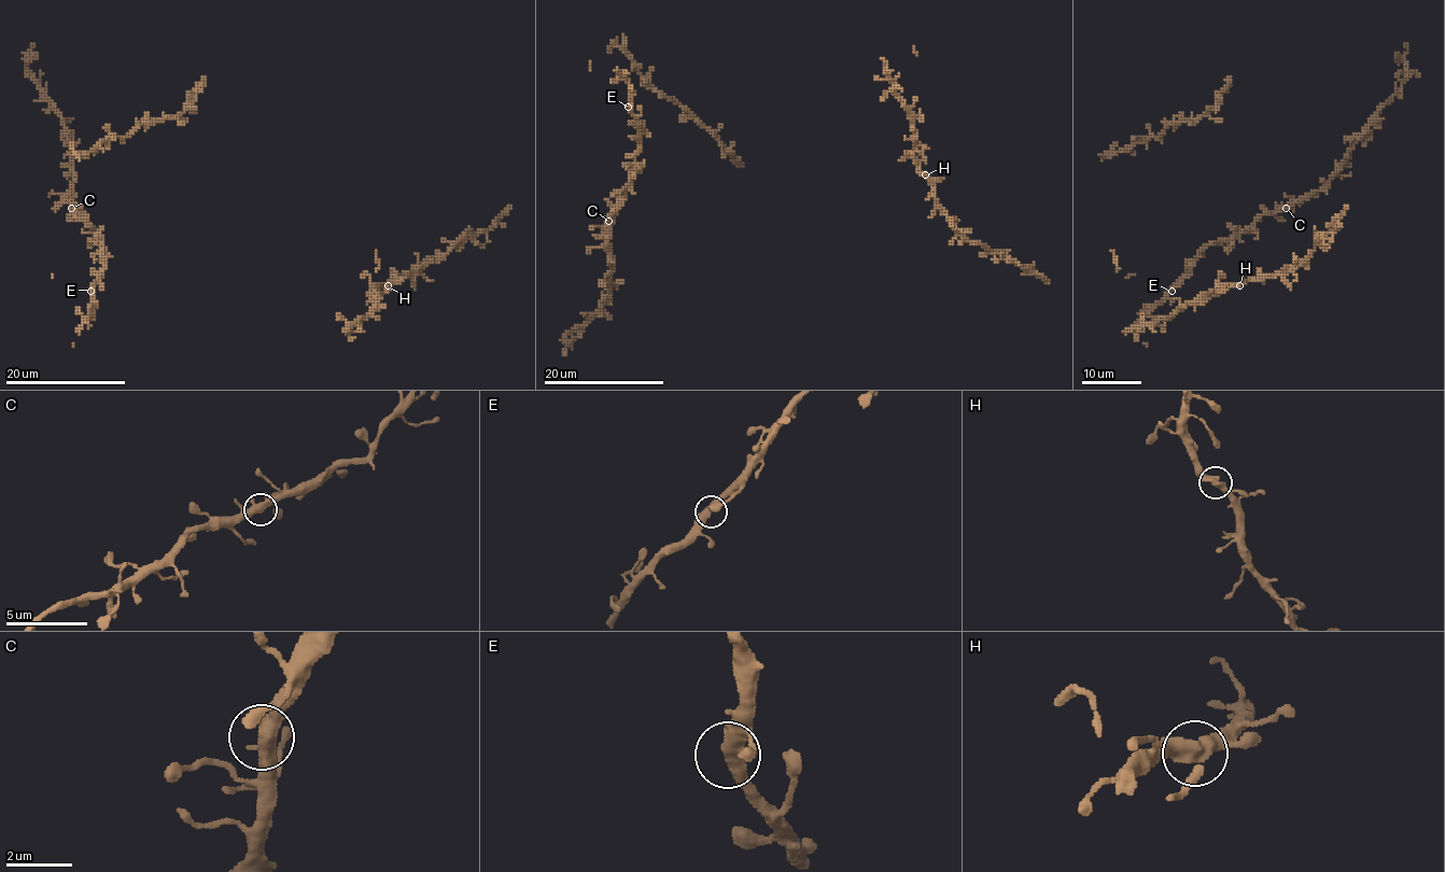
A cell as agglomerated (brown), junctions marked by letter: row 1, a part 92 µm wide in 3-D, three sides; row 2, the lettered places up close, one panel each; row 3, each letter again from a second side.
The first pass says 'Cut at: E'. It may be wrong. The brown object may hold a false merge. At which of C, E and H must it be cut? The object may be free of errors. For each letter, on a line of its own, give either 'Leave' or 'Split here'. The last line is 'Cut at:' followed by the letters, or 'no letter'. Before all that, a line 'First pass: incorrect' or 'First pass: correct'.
First pass: incorrect
C: Leave
E: Leave
H: Leave
Cut at: no letter

